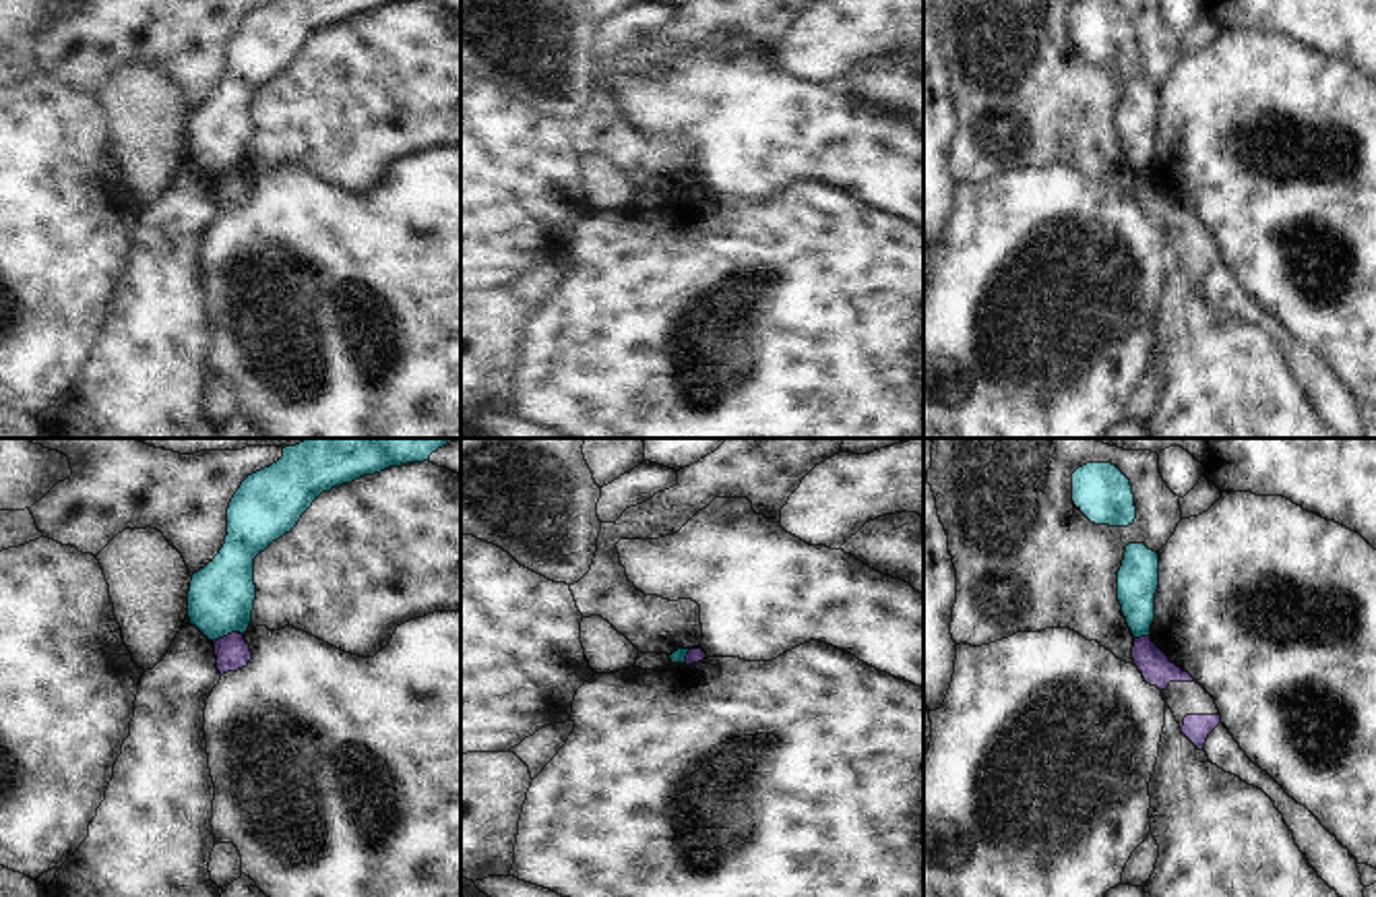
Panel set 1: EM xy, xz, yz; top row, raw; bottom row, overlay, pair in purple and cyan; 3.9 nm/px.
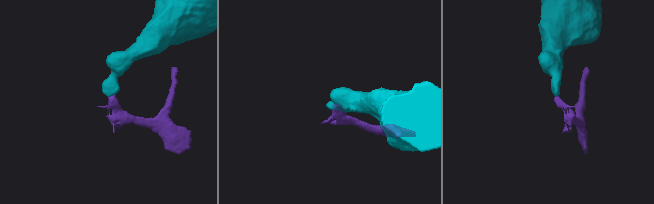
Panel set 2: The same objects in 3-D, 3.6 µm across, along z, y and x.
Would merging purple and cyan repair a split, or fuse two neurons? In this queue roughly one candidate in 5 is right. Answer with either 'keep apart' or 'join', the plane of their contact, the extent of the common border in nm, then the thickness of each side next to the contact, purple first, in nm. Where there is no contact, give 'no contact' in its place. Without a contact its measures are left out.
keep apart; contact in xy; length 130 nm; calibres 130 and 260 nm

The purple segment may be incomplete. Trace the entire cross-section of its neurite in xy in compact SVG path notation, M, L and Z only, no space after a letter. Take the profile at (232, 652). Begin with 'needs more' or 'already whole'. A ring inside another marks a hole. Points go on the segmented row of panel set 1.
already whole | M231 632L215 641L213 645L217 655L217 670L221 676L246 668L248 661L252 659L250 645L240 632Z

